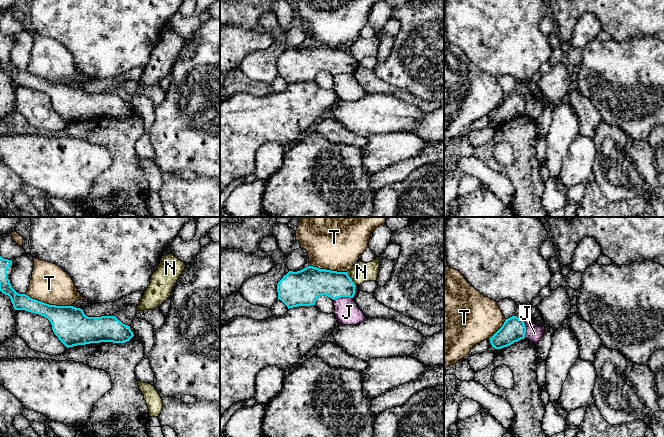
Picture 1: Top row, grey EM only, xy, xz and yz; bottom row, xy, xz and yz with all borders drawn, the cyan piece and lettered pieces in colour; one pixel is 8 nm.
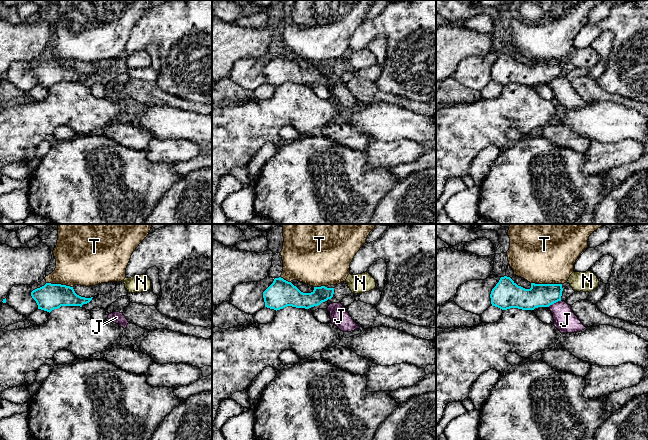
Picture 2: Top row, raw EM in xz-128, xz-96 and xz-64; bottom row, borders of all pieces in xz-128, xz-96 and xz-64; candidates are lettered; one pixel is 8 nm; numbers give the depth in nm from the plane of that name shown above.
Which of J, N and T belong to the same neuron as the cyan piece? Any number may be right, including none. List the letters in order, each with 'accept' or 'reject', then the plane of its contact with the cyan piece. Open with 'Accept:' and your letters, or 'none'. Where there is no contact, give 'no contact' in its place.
Accept: none
J: reject; contact in xz
N: reject; contact in xz
T: reject; contact in xy

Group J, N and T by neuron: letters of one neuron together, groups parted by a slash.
J / N / T

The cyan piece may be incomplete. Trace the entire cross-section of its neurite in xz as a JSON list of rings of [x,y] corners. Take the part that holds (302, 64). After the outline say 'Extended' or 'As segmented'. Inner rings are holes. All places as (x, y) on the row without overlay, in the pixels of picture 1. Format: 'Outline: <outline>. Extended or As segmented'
Outline: [[[313,42],[293,48],[289,47],[277,60],[278,75],[287,83],[315,81],[318,73],[326,71],[335,76],[341,73],[353,74],[355,71],[356,61],[349,53],[347,48],[337,48],[326,45],[319,45]]]. As segmented

